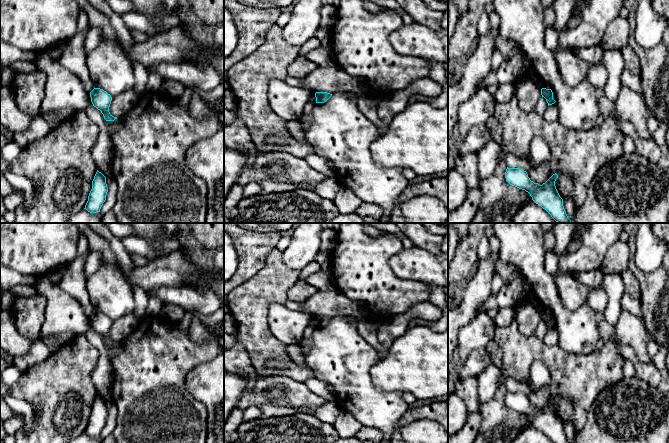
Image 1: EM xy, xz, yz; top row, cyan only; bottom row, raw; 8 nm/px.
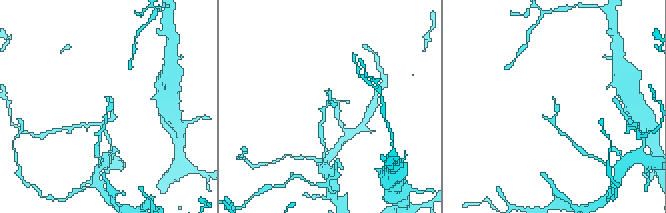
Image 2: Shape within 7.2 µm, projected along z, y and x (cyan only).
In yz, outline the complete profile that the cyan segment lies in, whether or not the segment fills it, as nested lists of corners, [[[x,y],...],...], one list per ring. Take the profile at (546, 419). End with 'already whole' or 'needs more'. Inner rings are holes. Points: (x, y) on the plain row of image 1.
[[[507,391],[505,402],[510,409],[528,416],[532,424],[545,433],[553,443],[569,443],[563,430],[563,423],[555,410],[558,402],[556,397],[540,409],[531,405],[526,395]]]; already whole

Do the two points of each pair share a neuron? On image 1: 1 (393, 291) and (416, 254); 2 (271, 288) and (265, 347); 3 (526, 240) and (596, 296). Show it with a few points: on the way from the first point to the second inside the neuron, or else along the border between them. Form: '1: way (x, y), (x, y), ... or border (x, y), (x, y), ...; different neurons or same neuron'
1: border (389, 258), (389, 267), (398, 277), (424, 283); different neurons
2: way (259, 303), (259, 332); same neuron
3: border (586, 301), (594, 310), (603, 313); different neurons

